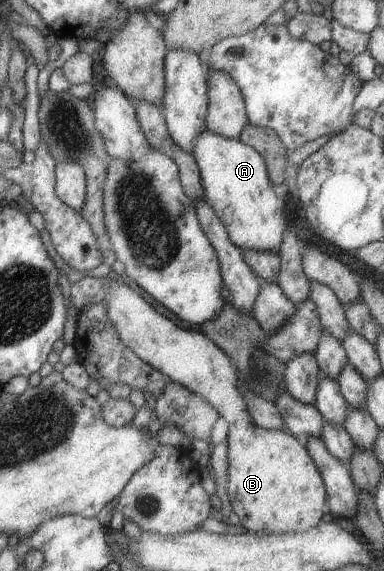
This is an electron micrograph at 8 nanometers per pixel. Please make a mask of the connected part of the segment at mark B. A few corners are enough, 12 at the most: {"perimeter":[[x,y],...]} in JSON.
{"perimeter":[[116,277],[103,301],[138,359],[228,422],[226,489],[240,530],[328,517],[290,432],[246,411],[230,358]]}

